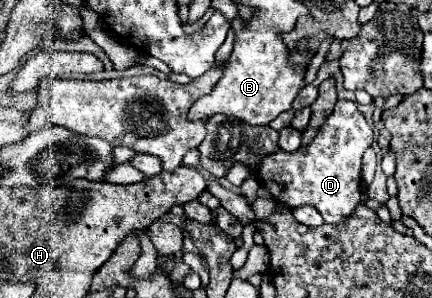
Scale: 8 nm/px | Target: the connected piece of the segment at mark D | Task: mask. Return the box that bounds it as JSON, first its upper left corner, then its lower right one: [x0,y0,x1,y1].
[256,100,374,224]

